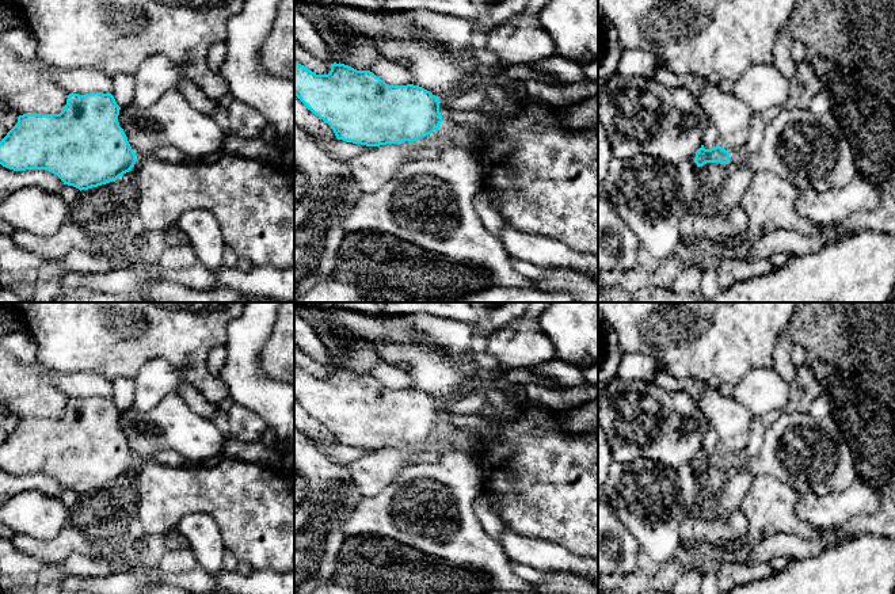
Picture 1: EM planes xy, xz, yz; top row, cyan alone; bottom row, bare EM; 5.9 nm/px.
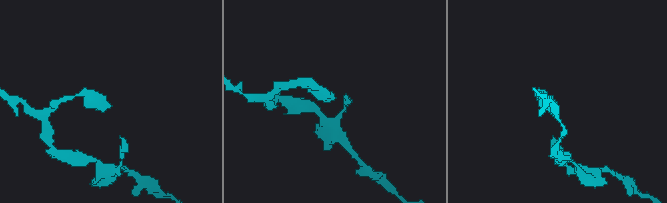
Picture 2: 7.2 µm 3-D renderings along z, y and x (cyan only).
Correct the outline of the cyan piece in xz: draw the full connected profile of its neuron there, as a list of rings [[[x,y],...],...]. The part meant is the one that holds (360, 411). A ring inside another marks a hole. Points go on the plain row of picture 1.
[[[294,366],[294,399],[331,430],[338,443],[366,450],[416,445],[442,426],[441,405],[430,395],[414,388],[389,389],[370,374],[357,374],[340,366],[331,368],[328,378],[316,378]]]

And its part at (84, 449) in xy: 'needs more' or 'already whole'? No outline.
already whole

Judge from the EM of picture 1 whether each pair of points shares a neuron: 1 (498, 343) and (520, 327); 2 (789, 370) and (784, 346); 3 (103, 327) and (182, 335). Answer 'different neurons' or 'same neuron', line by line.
1: same neuron
2: same neuron
3: same neuron

